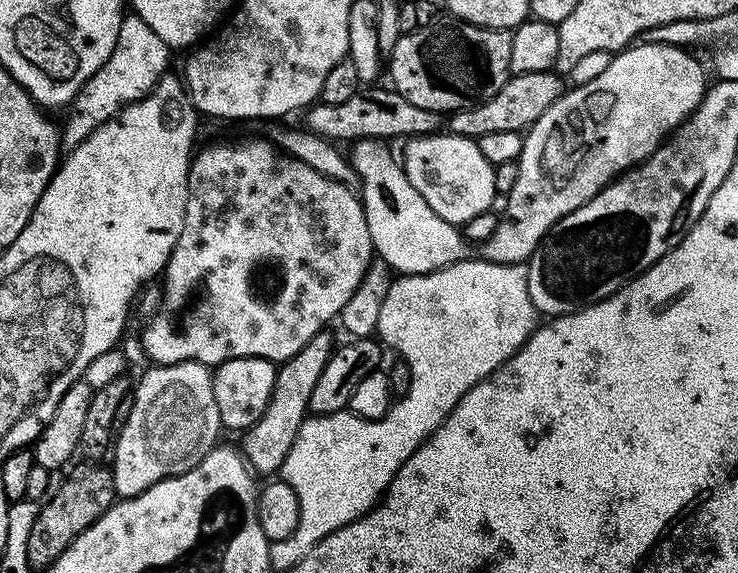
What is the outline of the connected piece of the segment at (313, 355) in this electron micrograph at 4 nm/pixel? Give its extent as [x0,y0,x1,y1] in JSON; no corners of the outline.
[242,330,334,478]

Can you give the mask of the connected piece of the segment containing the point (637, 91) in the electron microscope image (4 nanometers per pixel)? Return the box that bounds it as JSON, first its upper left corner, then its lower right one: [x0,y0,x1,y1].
[482,44,710,264]

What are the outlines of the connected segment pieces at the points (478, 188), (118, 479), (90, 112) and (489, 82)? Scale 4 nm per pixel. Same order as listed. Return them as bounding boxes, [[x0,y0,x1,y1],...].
[[402,134,496,226],[110,360,222,498],[60,14,170,152],[386,23,511,114]]

